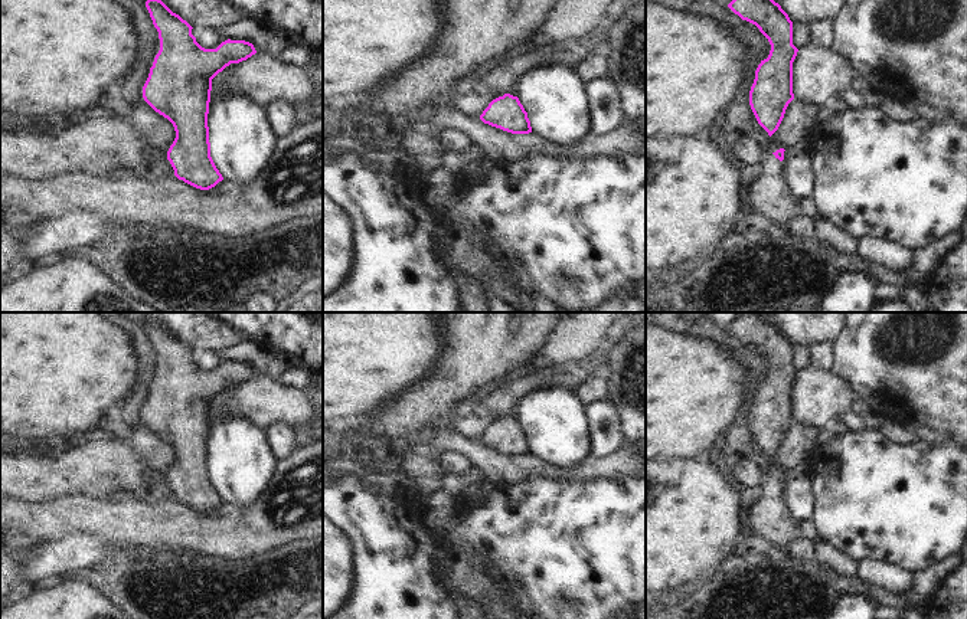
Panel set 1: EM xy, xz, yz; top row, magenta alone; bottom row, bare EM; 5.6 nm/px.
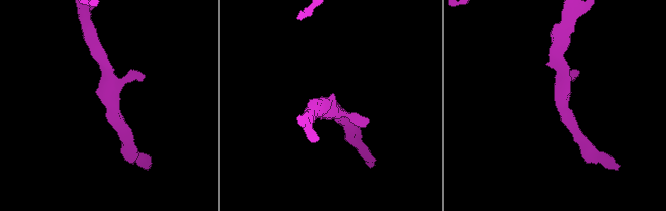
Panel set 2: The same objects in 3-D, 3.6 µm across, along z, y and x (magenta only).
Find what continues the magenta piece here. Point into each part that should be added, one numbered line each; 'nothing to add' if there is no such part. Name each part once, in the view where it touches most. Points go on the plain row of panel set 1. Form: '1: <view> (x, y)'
nothing to add

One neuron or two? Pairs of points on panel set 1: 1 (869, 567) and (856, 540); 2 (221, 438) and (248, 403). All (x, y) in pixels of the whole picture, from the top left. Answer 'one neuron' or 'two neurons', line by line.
1: two neurons
2: two neurons

